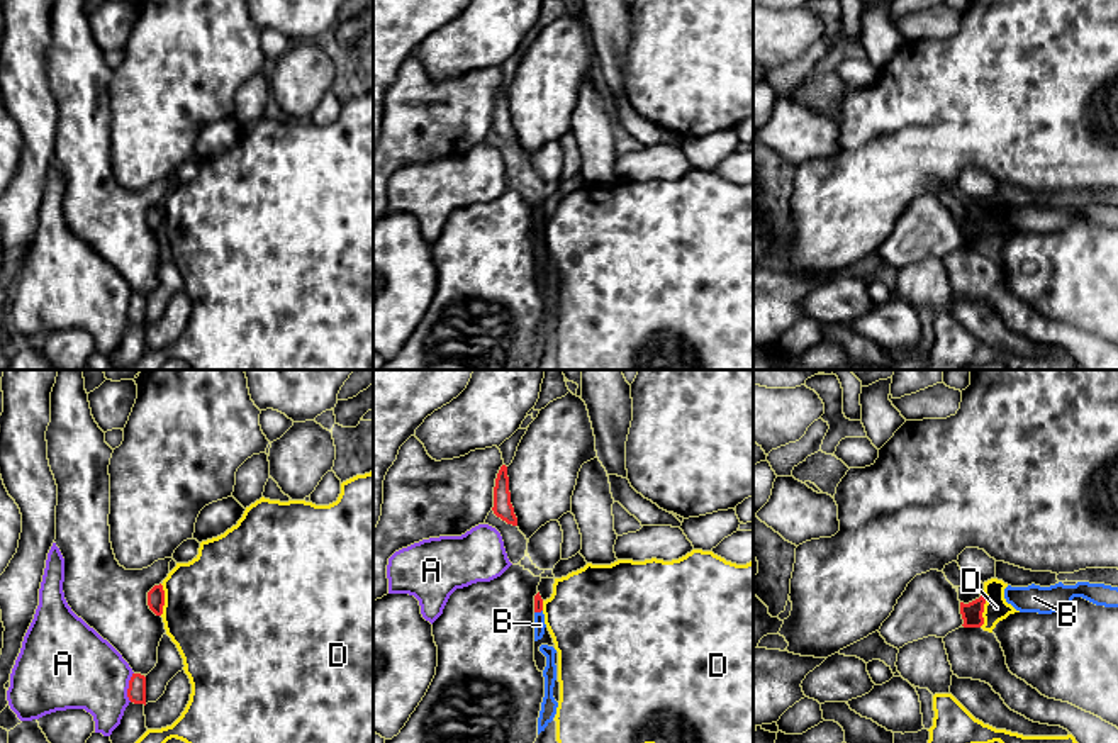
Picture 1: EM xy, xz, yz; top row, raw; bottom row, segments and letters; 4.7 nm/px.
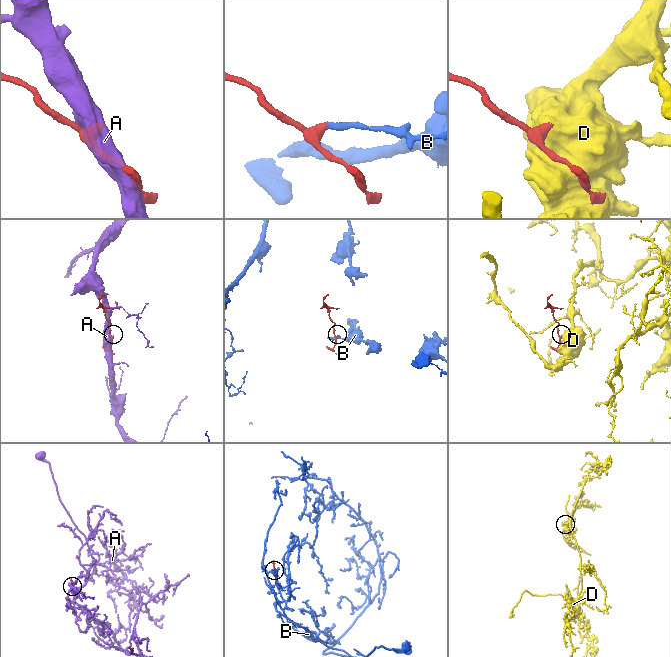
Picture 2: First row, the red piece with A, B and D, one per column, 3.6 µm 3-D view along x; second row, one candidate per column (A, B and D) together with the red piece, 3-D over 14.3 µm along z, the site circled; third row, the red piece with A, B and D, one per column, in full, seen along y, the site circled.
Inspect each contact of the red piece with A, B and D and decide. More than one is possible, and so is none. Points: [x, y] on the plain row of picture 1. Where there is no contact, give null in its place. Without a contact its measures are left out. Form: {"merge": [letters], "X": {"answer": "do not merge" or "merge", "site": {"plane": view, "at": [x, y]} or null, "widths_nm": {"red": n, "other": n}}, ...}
{"merge": ["B"], "A": {"answer": "do not merge", "site": {"plane": "xy", "at": [129, 307]}, "widths_nm": {"red": 90, "other": 360}}, "B": {"answer": "merge", "site": {"plane": "xz", "at": [538, 231]}, "widths_nm": {"red": 50, "other": 50}}, "D": {"answer": "do not merge", "site": {"plane": "yz", "at": [983, 229]}, "widths_nm": {"red": 100, "other": 120}}}

